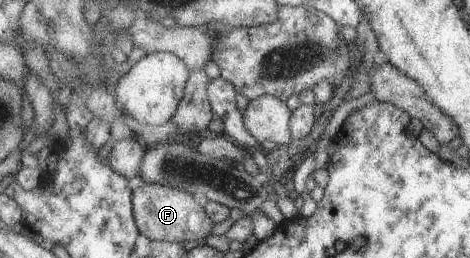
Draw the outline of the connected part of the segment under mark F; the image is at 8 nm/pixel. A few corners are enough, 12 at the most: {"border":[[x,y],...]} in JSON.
{"border":[[135,182],[137,231],[198,242],[215,224],[191,194]]}

